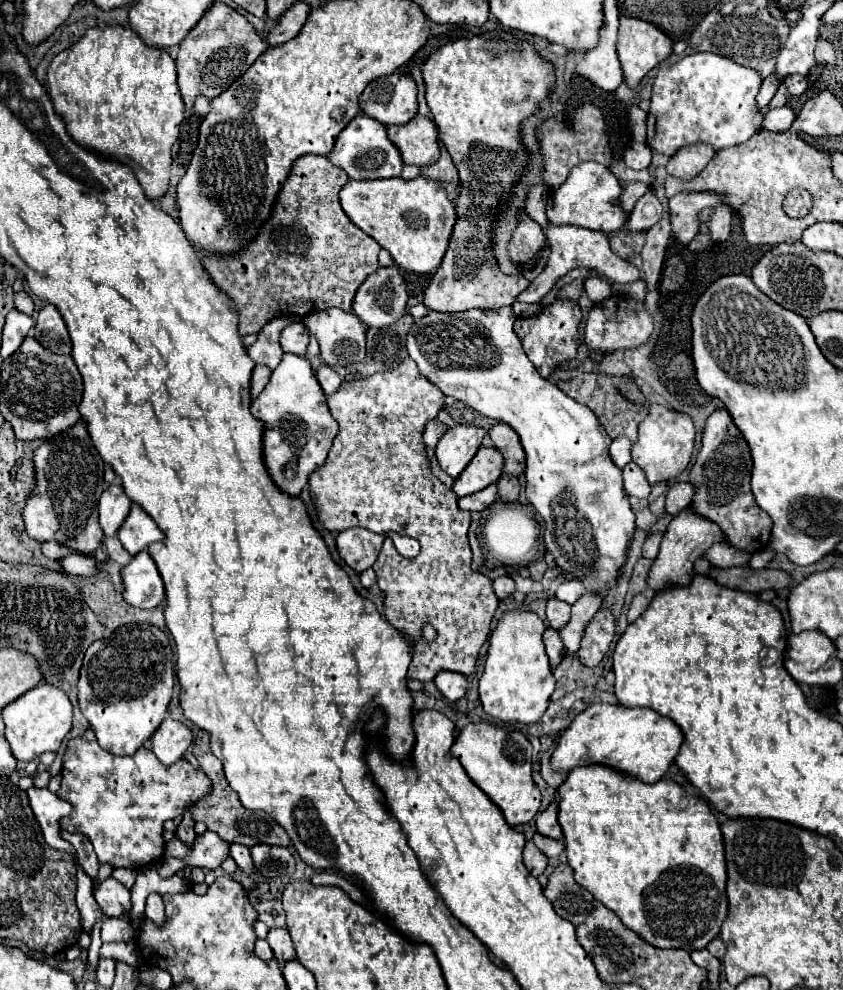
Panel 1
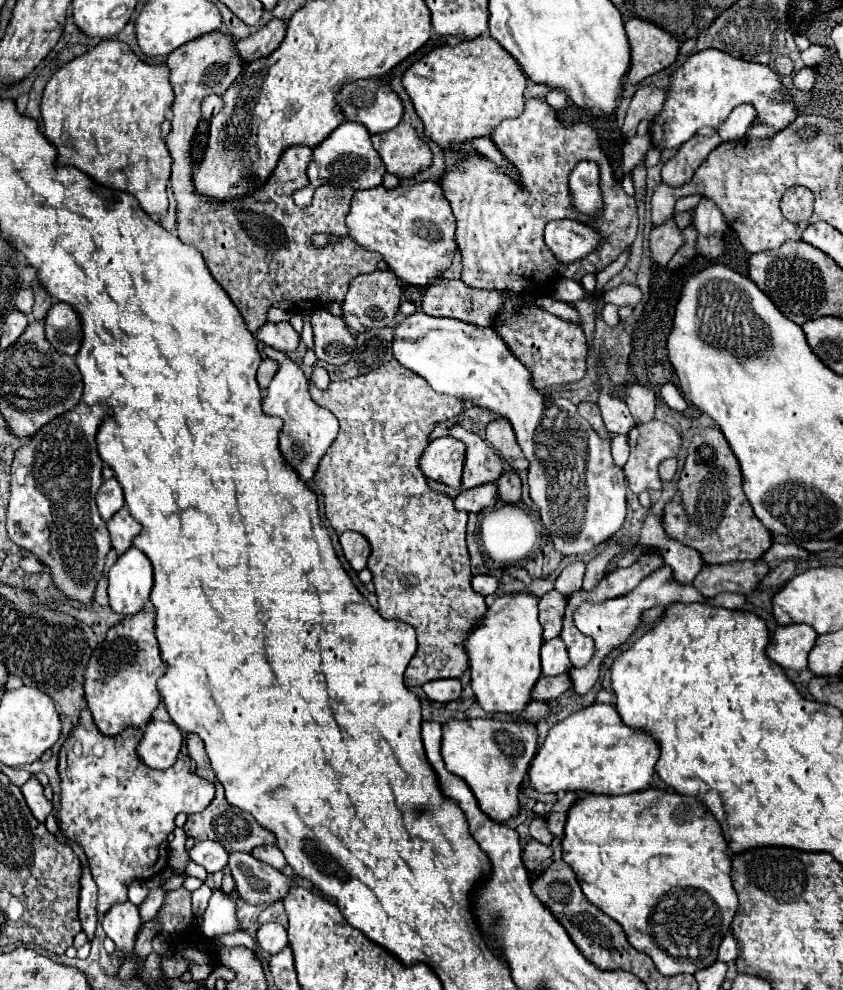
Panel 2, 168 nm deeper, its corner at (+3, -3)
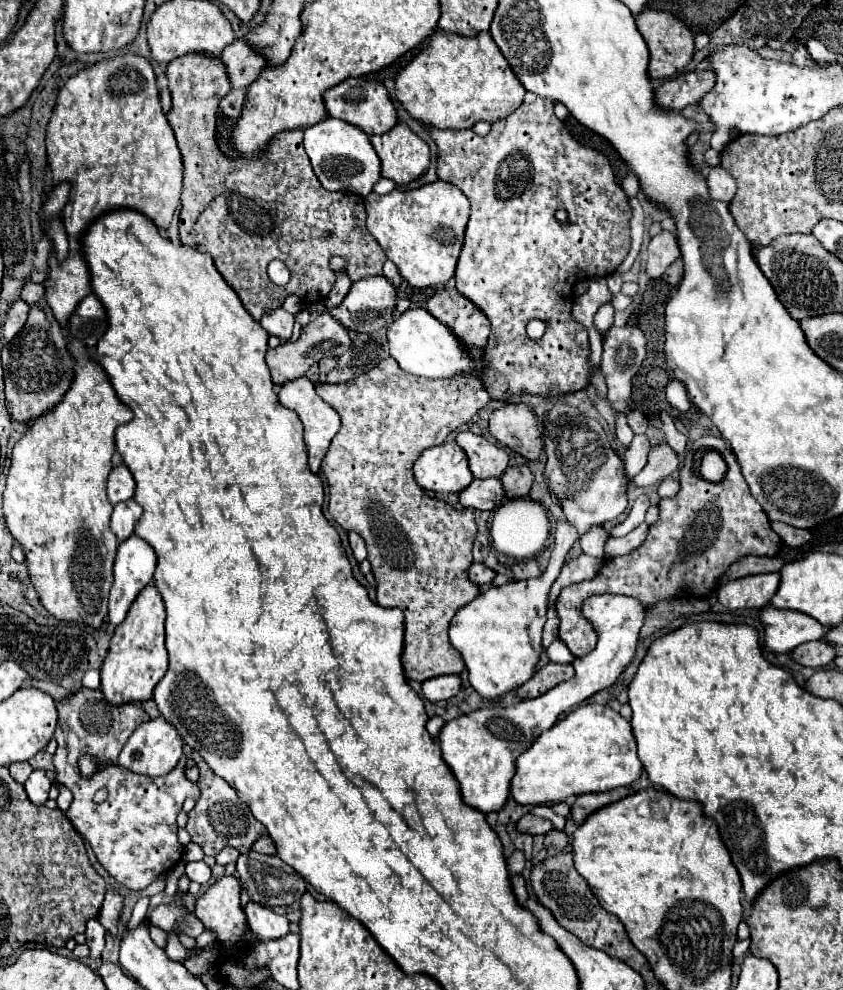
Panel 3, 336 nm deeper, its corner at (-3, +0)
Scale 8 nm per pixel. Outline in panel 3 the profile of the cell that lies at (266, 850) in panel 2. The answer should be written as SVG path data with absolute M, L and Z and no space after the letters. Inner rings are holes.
M259 837L259 841L255 841L255 845L251 847L263 855L275 855L275 843L271 841L271 837Z

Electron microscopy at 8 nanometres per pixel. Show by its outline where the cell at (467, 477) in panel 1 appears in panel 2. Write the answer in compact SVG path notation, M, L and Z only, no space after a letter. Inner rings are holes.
M449 426L449 436L459 438L467 444L465 452L465 468L463 468L463 482L461 490L469 490L487 482L495 482L503 472L501 456L487 446L477 434L463 430L461 426Z

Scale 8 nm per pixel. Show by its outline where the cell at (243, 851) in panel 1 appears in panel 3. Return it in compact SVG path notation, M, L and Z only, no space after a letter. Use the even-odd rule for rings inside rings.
M253 849L239 855L239 859L237 859L237 875L239 875L241 885L249 891L251 899L261 903L261 905L267 905L267 907L287 907L287 905L299 901L301 895L307 891L305 879L295 869L285 865L279 857L261 855L261 853L253 851Z

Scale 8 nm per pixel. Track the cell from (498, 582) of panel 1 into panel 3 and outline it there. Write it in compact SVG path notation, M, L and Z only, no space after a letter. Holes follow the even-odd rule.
M473 563L469 567L469 579L475 585L489 585L493 581L493 577L495 577L495 573L487 565L483 565L483 563Z

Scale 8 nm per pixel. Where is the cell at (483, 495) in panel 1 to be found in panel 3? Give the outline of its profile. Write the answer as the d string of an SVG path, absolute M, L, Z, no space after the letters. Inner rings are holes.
M473 479L473 483L459 493L459 503L469 509L493 511L503 503L503 497L499 479Z

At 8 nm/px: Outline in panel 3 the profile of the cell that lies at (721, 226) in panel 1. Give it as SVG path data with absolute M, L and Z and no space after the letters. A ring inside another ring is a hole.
M721 165L711 167L707 183L709 183L709 191L711 191L713 199L729 203L735 197L735 193L737 193L737 181L735 181L735 177L727 169L723 169Z

